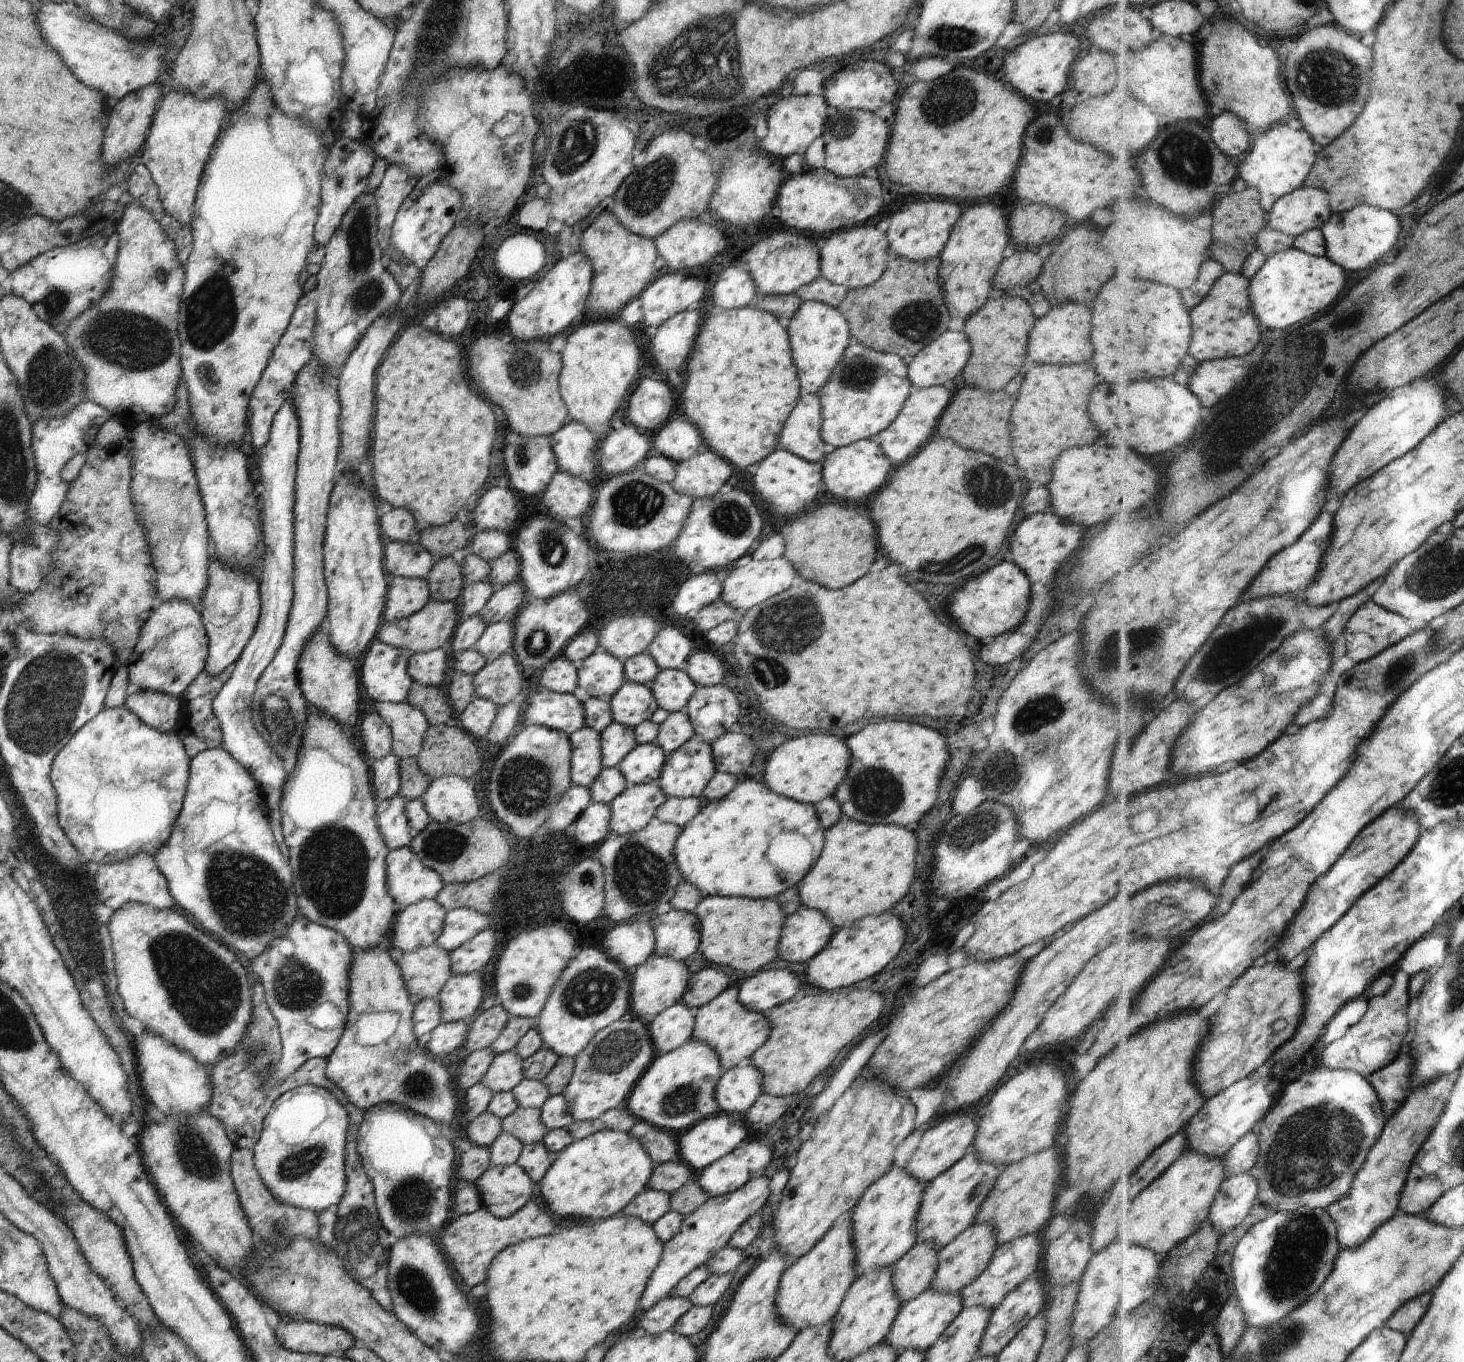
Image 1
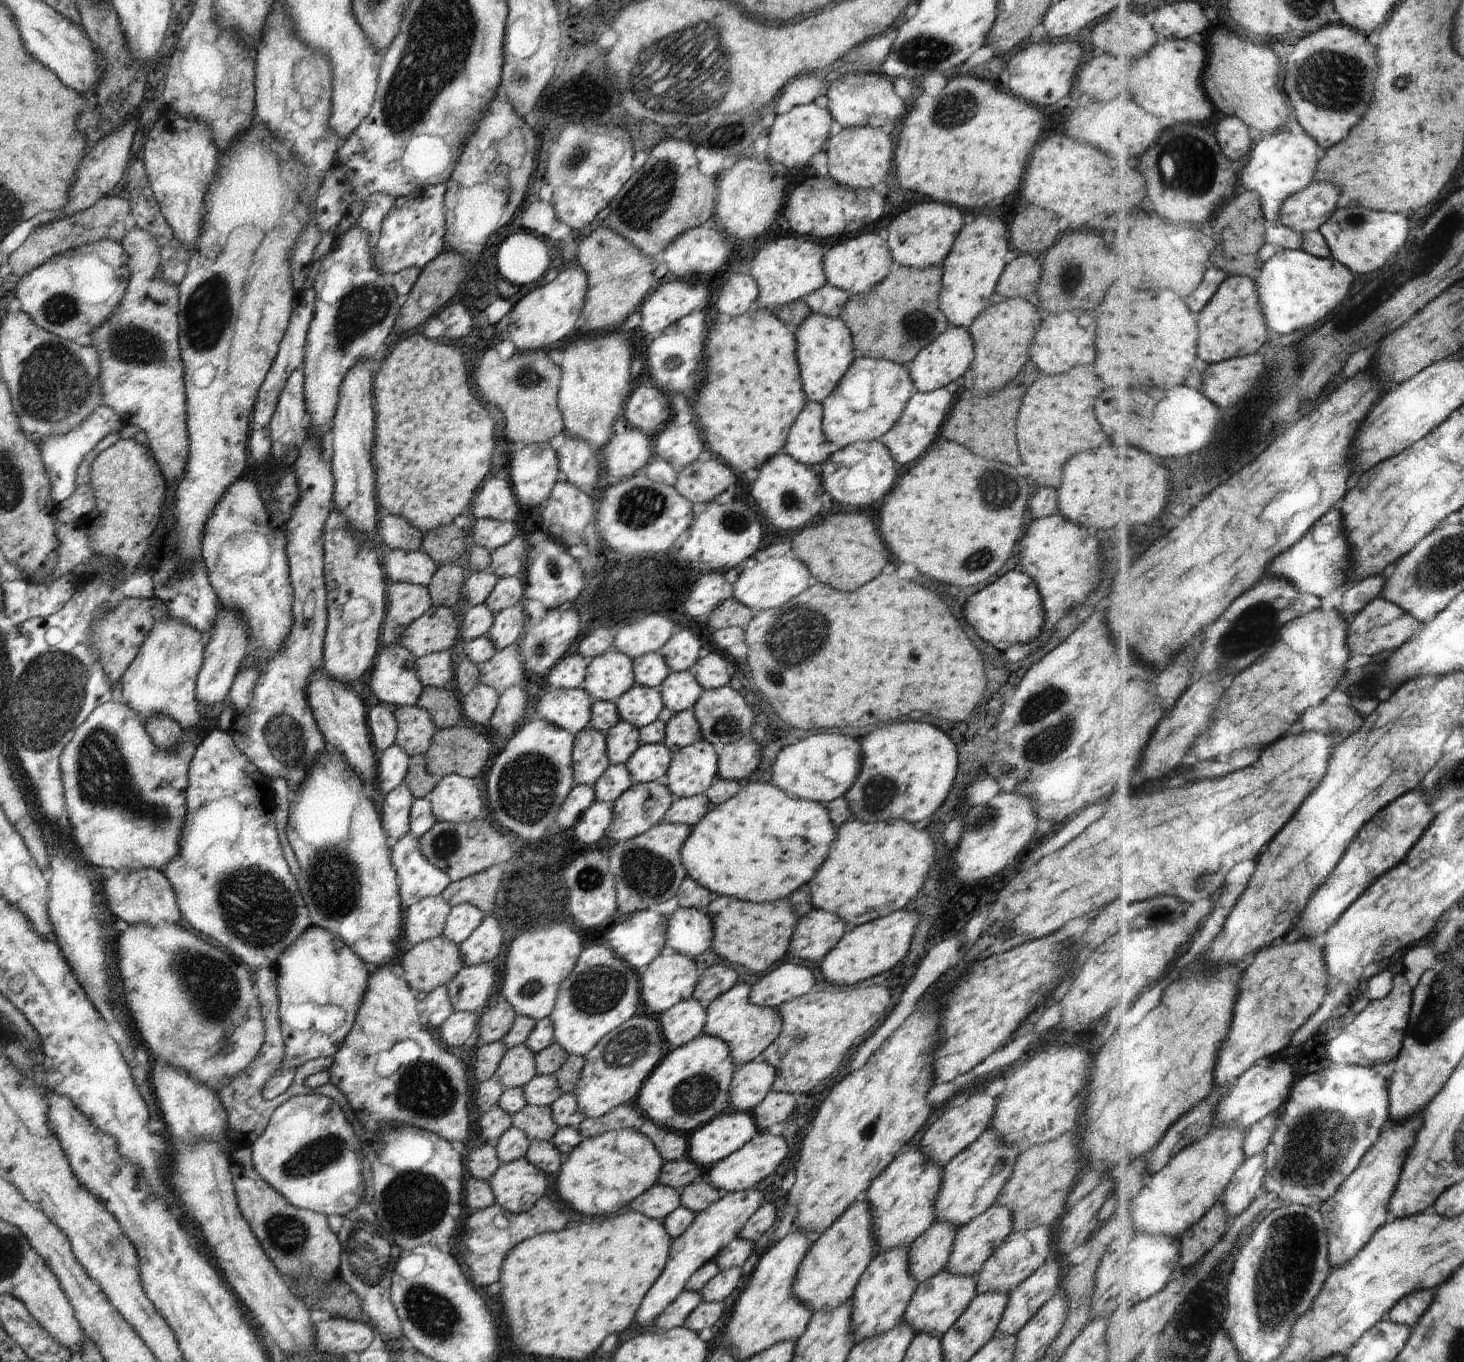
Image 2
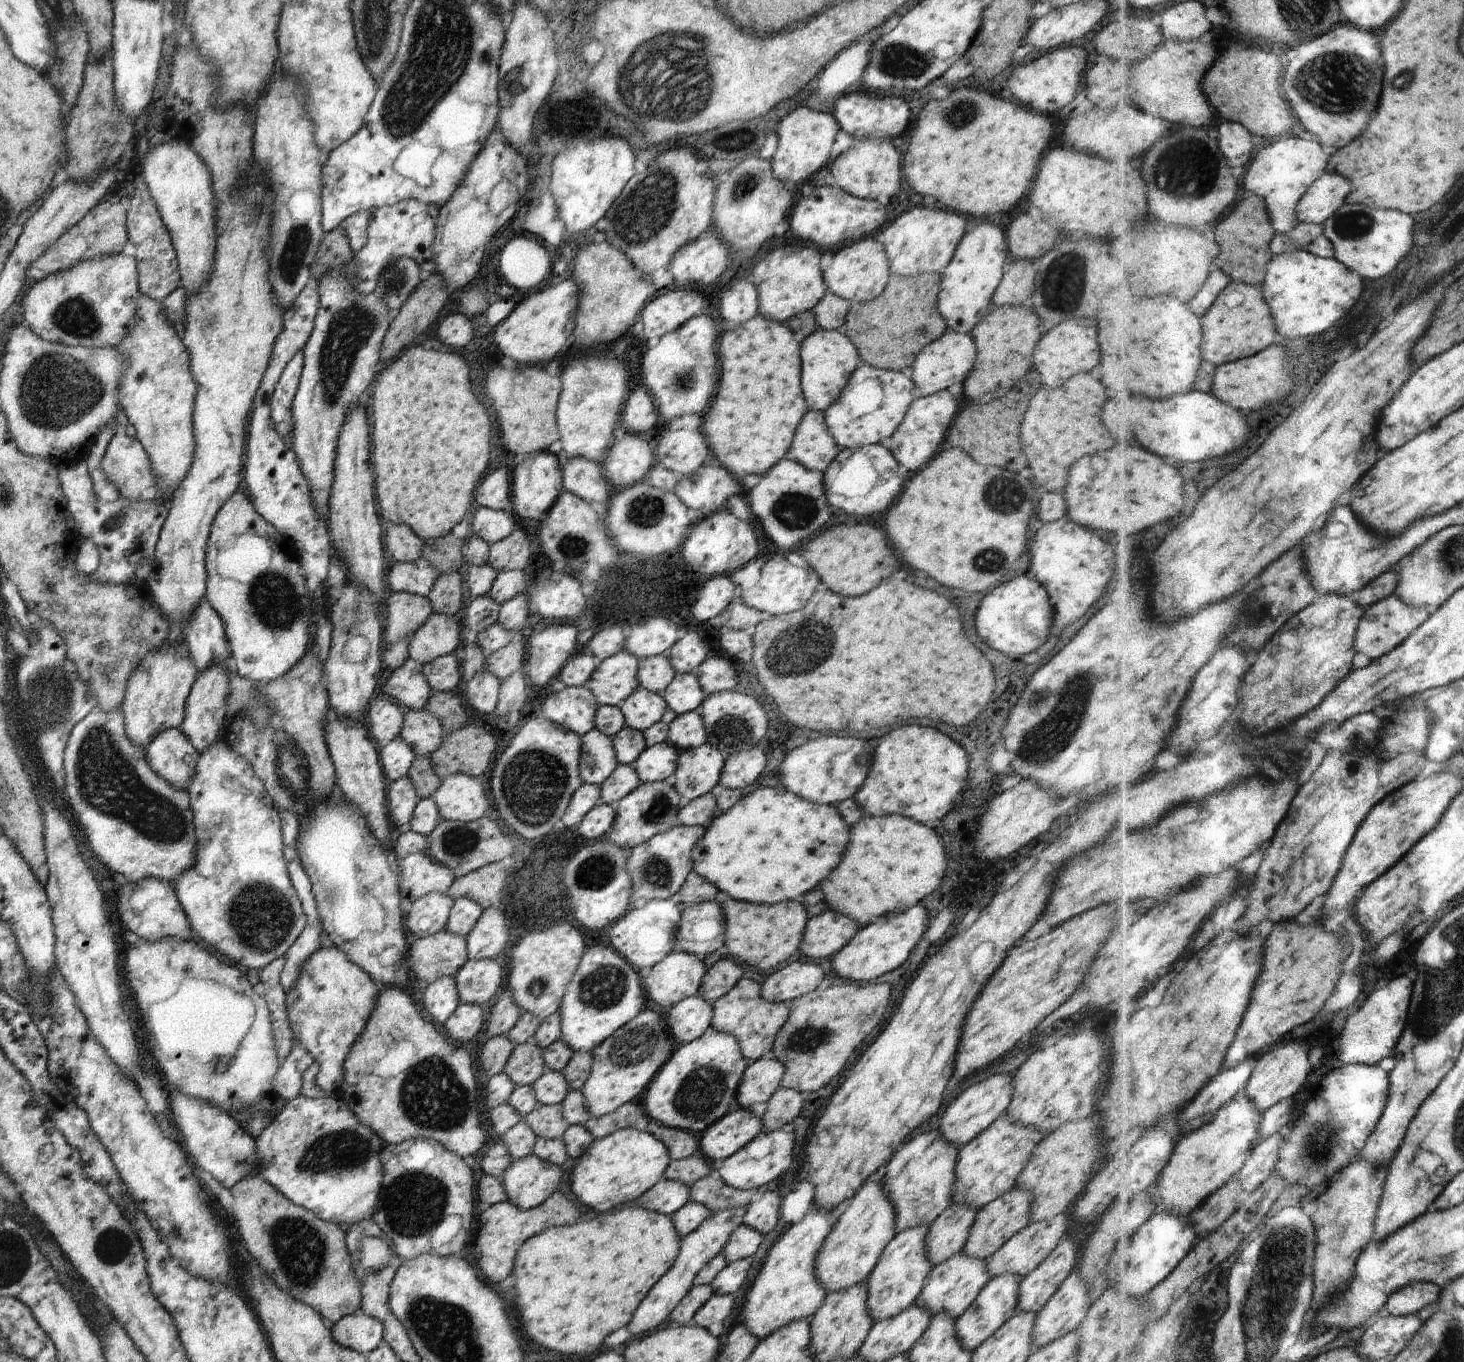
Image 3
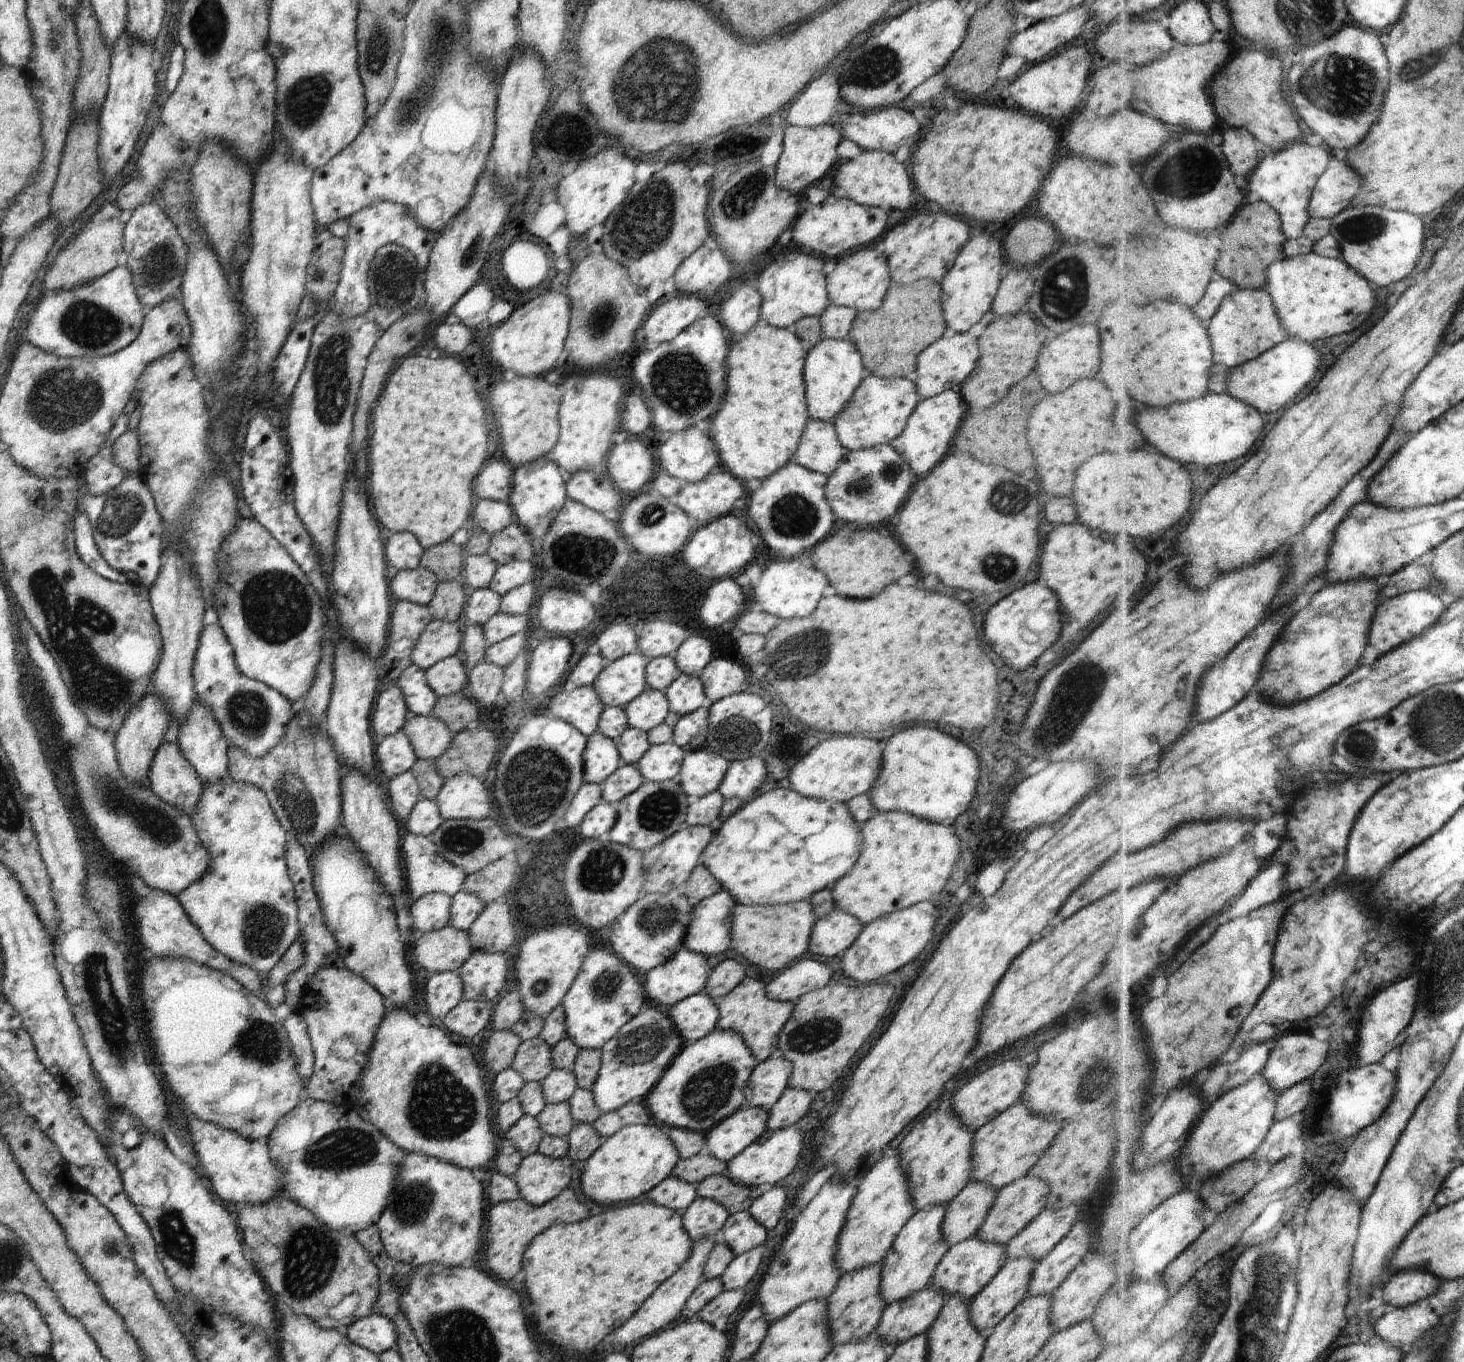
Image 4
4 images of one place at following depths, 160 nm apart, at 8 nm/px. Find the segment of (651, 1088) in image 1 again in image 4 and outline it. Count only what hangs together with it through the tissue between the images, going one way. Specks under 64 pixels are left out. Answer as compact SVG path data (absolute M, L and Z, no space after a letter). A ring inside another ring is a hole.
M715 1029L705 1038L694 1043L685 1043L684 1048L666 1068L660 1081L643 1099L647 1111L658 1121L692 1132L707 1134L722 1120L736 1113L744 1104L748 1080L759 1061L752 1055L750 1048L738 1032Z

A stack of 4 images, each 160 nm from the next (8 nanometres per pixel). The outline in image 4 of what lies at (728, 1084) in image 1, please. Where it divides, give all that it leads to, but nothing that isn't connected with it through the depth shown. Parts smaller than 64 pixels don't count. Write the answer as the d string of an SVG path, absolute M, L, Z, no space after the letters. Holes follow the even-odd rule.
M768 1058L754 1068L748 1080L745 1099L751 1108L762 1108L767 1112L782 1097L788 1088L788 1080L794 1066L786 1058Z

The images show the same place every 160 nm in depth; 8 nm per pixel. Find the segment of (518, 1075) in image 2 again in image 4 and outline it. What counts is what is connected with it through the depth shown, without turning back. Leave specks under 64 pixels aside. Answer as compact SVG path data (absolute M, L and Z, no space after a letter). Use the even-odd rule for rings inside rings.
M539 1036L521 1041L511 1068L523 1078L524 1083L540 1083L553 1069L551 1046Z

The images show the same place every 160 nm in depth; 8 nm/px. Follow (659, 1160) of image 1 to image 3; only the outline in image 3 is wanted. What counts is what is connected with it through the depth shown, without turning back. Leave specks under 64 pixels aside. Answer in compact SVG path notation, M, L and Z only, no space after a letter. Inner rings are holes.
M650 1120L645 1130L655 1136L668 1149L671 1160L685 1159L698 1153L699 1135Z

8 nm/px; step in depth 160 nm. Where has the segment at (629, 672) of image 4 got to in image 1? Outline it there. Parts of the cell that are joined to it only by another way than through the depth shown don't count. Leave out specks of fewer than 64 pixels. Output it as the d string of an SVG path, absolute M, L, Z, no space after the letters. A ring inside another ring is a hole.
M597 650L578 664L577 683L588 696L609 699L626 682L623 659L604 650Z

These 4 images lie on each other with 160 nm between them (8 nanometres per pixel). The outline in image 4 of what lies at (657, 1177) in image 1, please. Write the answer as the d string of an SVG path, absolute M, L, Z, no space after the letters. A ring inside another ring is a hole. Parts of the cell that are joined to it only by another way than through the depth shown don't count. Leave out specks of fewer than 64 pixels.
M703 1151L692 1158L681 1159L672 1170L671 1175L696 1186L705 1178L724 1174L727 1168L726 1162L717 1160Z

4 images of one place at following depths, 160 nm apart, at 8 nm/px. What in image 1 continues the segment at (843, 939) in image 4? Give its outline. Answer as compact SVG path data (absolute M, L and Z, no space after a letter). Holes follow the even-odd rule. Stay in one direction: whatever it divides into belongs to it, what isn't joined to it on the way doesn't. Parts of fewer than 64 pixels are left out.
M801 906L784 919L777 956L802 964L828 946L835 932L836 928L821 912Z

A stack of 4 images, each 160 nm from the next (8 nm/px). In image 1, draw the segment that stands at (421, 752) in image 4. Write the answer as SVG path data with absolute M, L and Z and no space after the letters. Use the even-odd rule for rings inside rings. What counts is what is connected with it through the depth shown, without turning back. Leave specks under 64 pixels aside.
M378 701L375 708L376 714L390 727L393 738L391 753L399 759L416 758L430 726L424 713L407 702Z

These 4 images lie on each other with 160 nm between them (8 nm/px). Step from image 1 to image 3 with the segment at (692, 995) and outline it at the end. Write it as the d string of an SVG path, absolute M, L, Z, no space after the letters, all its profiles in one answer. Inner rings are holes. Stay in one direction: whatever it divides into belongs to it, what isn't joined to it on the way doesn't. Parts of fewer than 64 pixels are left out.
M731 958L721 959L706 971L697 995L712 1005L715 1000L729 993L742 976L744 972L740 965L732 962Z

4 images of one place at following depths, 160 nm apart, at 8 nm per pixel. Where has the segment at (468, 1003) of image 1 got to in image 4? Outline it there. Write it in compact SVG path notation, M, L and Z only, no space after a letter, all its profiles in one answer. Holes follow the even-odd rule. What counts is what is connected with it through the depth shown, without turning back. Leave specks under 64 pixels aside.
M473 952L457 971L463 982L463 998L494 1002L506 991L508 954Z

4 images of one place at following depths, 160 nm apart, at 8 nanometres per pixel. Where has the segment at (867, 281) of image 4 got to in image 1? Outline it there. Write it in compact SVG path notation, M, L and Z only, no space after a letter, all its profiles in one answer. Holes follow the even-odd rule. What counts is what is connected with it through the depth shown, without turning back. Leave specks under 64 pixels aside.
M872 222L832 233L819 250L819 255L821 276L848 289L859 289L874 284L882 276L888 261L894 257L886 231L876 228Z

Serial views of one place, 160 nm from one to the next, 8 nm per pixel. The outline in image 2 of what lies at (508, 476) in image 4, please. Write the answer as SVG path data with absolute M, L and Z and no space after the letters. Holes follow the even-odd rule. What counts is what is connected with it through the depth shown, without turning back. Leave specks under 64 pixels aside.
M490 478L474 496L471 519L516 522L518 504L510 481Z

